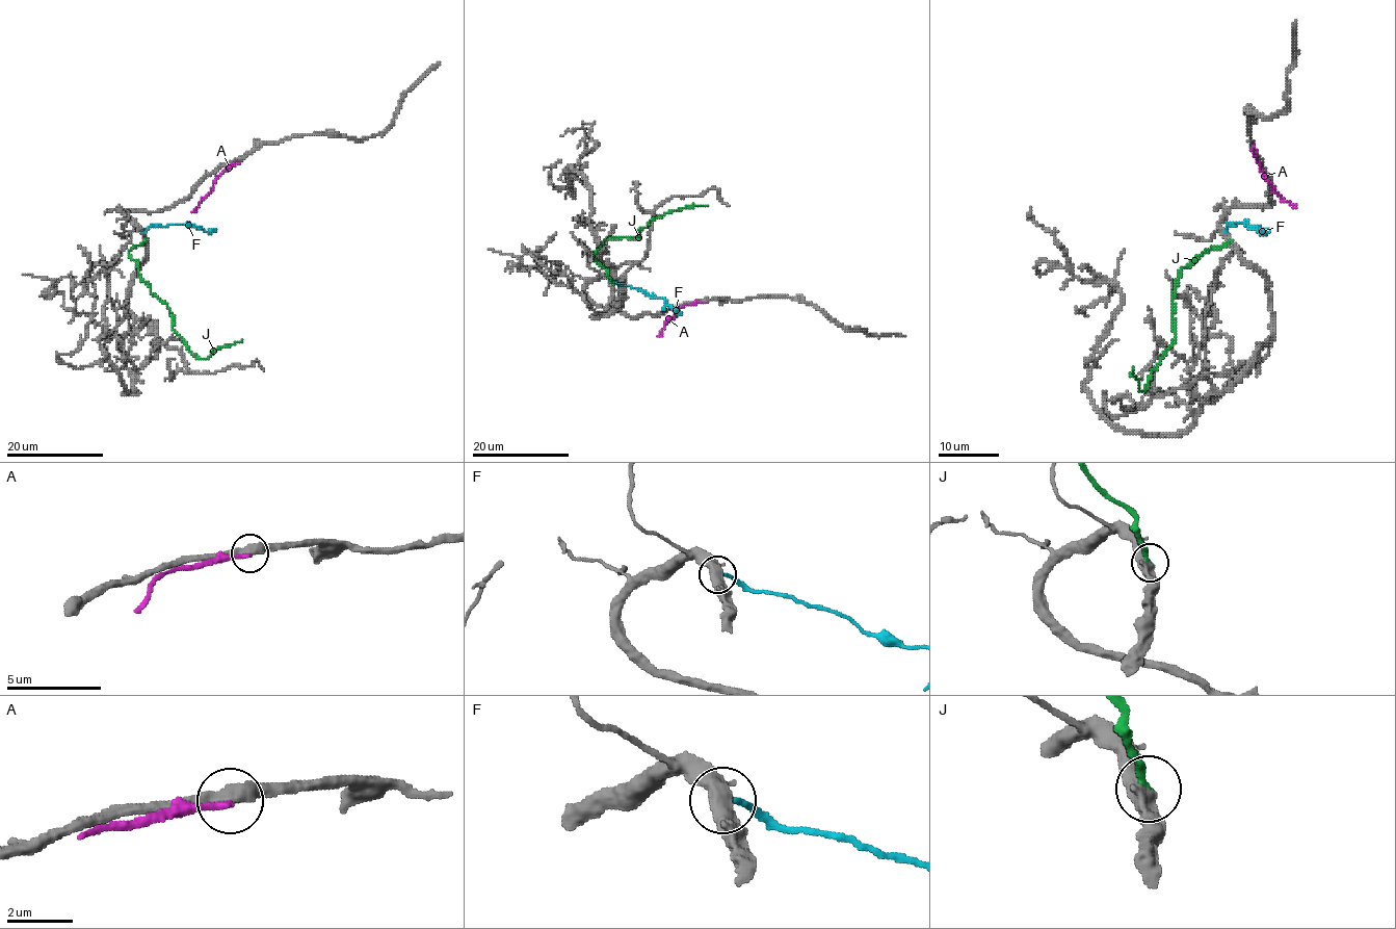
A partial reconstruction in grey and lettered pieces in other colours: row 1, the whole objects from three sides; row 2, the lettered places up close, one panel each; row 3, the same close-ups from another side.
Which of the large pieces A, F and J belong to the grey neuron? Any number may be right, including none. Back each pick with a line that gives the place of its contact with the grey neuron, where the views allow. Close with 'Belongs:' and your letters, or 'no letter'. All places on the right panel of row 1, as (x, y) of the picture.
Belongs: no letter

